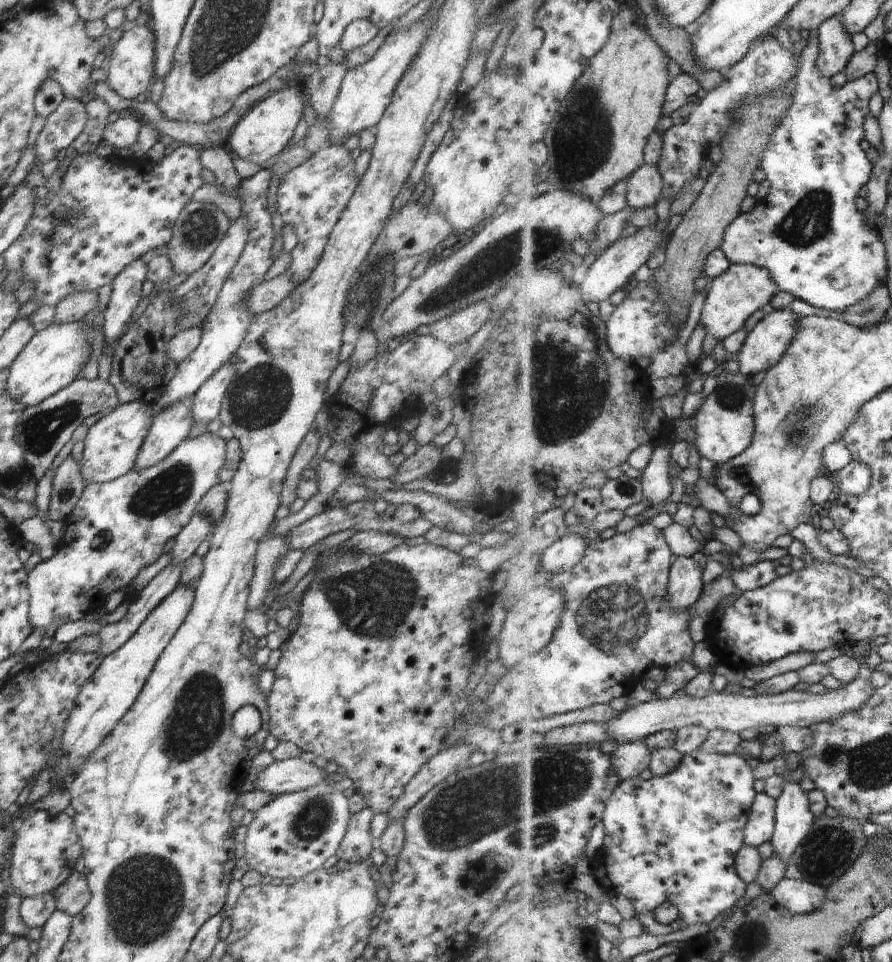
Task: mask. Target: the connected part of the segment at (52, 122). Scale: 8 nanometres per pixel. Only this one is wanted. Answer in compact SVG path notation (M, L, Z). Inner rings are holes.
M63 98L60 105L50 116L34 145L36 165L39 168L43 162L58 158L60 152L71 147L72 142L84 130L88 122L88 114L84 108L84 100Z

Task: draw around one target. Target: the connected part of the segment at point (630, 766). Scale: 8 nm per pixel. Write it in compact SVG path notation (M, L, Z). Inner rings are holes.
M643 740L632 743L624 743L612 753L614 766L623 780L640 777L644 770L651 769L652 750Z

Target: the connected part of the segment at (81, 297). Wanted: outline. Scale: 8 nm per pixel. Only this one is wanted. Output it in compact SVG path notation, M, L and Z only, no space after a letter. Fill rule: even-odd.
M75 292L60 300L54 310L54 324L82 321L82 318L98 306L97 292Z

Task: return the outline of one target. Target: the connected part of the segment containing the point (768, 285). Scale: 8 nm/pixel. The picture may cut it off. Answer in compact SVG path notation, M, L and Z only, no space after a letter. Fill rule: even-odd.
M734 263L728 272L714 279L699 324L704 324L708 328L708 336L712 336L717 341L723 341L743 330L754 312L768 311L772 298L780 291L770 270L755 265Z

